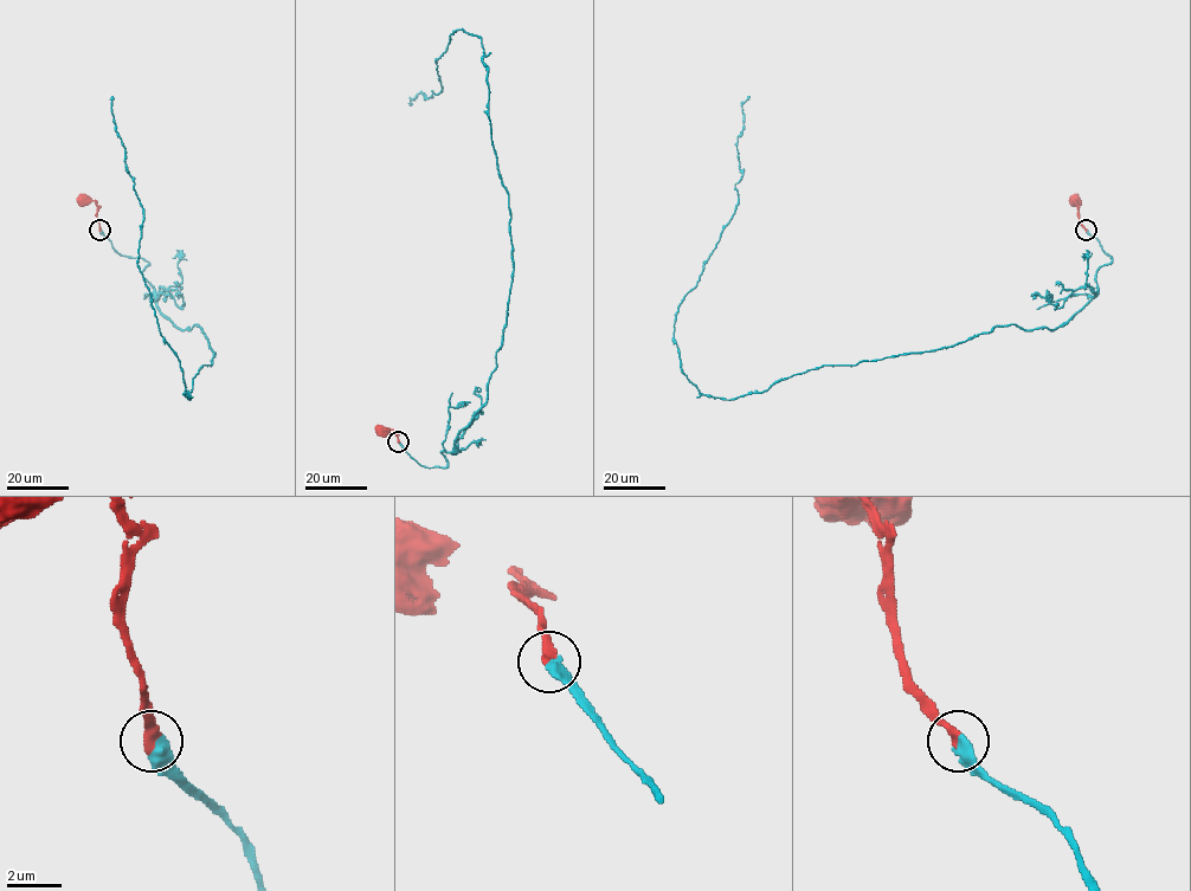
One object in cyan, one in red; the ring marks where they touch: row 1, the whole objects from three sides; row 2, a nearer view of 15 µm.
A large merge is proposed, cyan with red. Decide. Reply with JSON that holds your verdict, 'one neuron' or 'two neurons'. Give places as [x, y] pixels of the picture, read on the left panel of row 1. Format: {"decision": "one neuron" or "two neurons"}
{"decision": "one neuron"}

